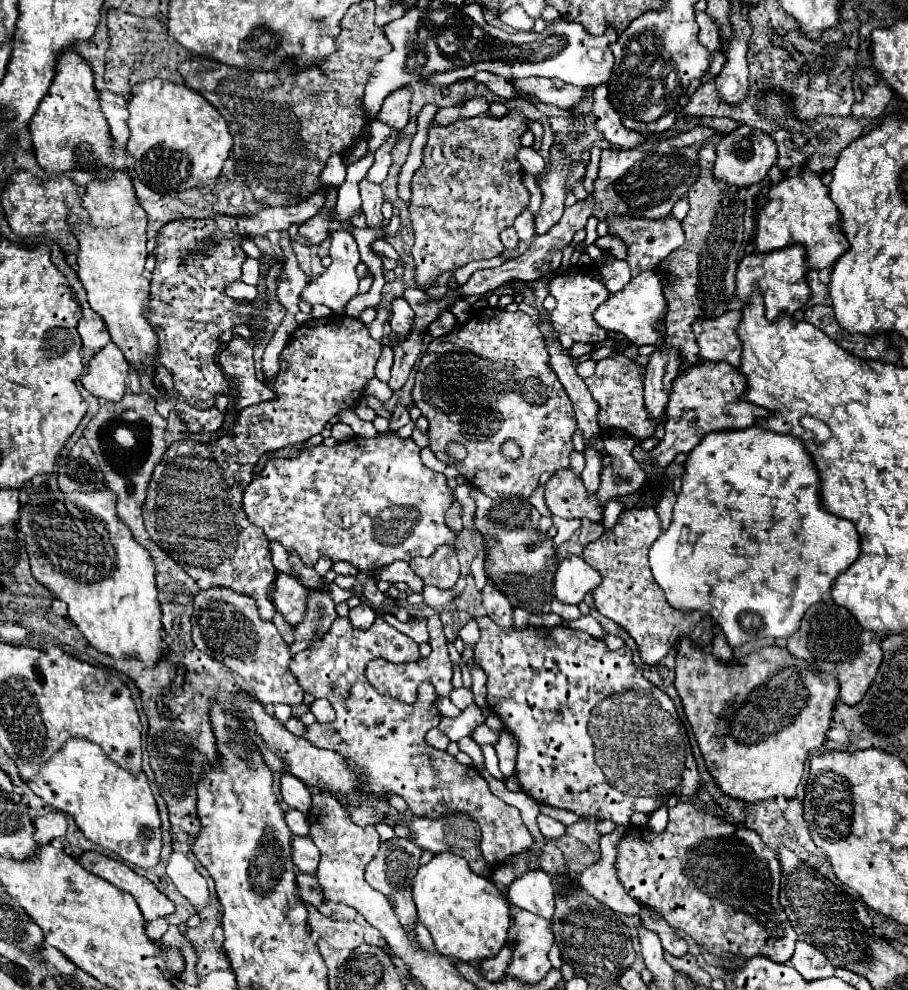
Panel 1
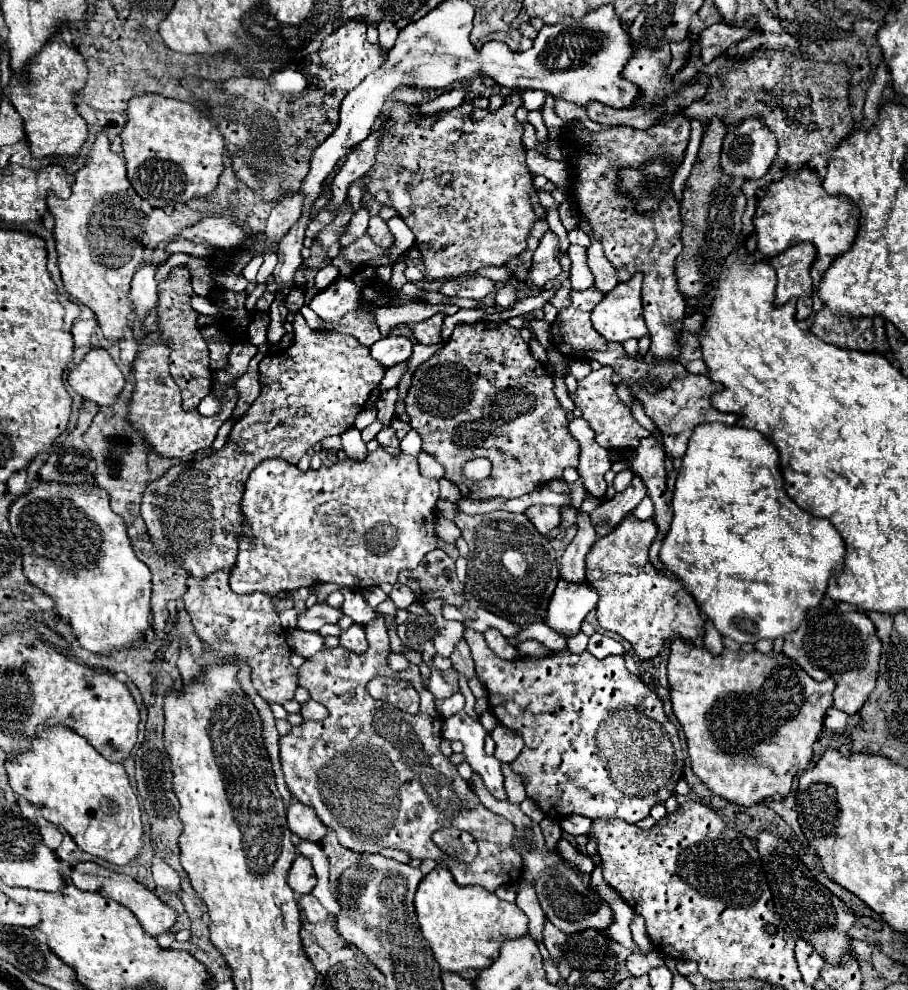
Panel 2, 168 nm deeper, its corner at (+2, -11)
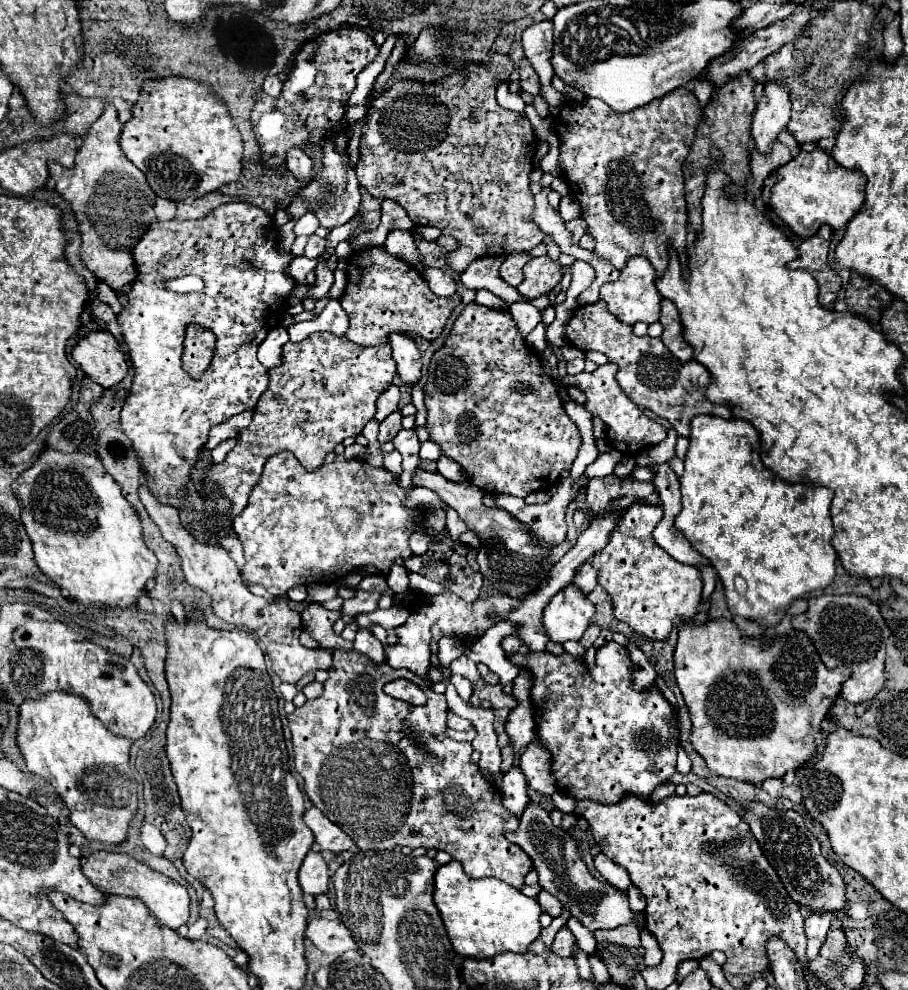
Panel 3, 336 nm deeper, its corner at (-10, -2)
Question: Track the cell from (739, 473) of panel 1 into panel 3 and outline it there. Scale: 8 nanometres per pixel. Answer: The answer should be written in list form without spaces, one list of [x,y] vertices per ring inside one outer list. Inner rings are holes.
[[[696,415],[690,423],[688,453],[684,457],[682,511],[674,525],[684,537],[710,559],[718,571],[728,609],[734,615],[754,619],[766,627],[774,627],[790,603],[804,593],[824,589],[834,579],[836,551],[832,547],[832,519],[830,503],[832,489],[810,483],[788,483],[768,471],[758,455],[758,431],[744,419],[722,419],[714,415]]]

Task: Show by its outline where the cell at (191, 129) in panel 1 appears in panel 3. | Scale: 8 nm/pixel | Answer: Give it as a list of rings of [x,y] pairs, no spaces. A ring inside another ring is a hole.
[[[188,77],[150,79],[142,85],[132,117],[120,133],[120,147],[124,155],[146,175],[154,193],[170,201],[194,201],[226,183],[238,181],[242,173],[242,137],[224,101],[208,83]]]

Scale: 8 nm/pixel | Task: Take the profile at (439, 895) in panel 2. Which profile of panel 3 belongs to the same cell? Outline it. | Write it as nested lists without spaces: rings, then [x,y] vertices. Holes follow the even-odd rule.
[[[450,861],[442,867],[438,867],[434,875],[434,903],[440,909],[442,921],[446,925],[448,937],[454,945],[454,951],[462,957],[474,957],[474,959],[488,959],[498,953],[526,953],[528,945],[540,937],[540,905],[536,899],[526,897],[522,891],[510,887],[508,883],[500,879],[472,879],[462,871],[462,865],[458,861]]]

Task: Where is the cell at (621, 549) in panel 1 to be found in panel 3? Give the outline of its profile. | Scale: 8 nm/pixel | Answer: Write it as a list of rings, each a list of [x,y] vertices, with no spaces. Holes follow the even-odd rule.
[[[632,503],[618,519],[608,545],[592,557],[598,571],[598,583],[612,597],[614,615],[648,639],[666,639],[672,631],[674,617],[696,615],[702,601],[700,569],[676,563],[654,539],[652,531],[662,519],[662,507]]]

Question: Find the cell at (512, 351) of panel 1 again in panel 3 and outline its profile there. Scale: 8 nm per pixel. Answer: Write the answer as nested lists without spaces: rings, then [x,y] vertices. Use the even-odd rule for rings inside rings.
[[[468,303],[454,321],[444,345],[434,353],[424,385],[424,403],[428,409],[426,429],[430,441],[438,443],[442,453],[462,465],[470,483],[480,485],[484,493],[526,497],[538,489],[552,489],[562,471],[568,471],[582,445],[578,427],[566,415],[558,397],[556,383],[544,375],[540,357],[518,335],[514,319],[508,311],[488,309]]]

